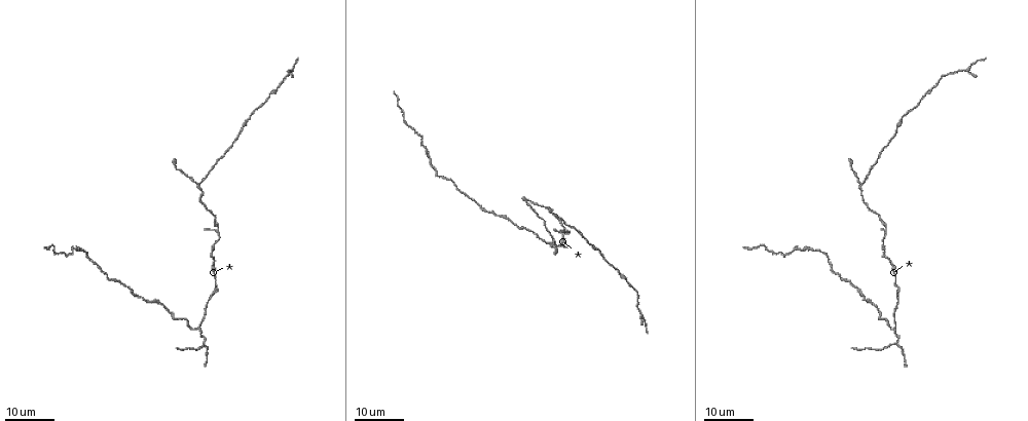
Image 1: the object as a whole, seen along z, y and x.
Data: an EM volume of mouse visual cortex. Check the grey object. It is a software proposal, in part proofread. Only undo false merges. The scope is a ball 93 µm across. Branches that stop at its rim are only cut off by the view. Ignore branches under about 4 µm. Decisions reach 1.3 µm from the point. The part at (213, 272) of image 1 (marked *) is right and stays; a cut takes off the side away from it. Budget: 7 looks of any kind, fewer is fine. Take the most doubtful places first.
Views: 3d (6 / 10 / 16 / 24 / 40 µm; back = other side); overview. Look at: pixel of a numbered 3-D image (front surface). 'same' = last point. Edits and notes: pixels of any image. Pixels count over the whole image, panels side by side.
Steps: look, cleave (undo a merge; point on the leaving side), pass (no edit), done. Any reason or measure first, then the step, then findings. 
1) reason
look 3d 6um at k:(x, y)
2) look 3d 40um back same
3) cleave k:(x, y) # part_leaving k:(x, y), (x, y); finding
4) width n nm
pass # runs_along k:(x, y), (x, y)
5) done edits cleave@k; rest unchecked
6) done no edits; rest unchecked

branch point
look 3d 24um at 1:(861, 183)

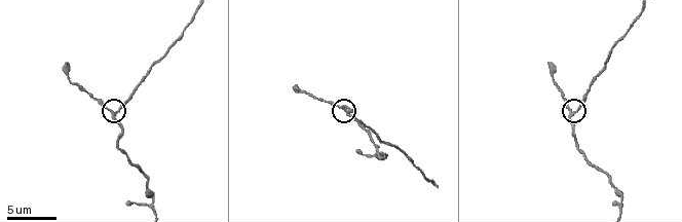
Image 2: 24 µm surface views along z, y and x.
zoom in
look 3d 6um at 2:(116, 114)

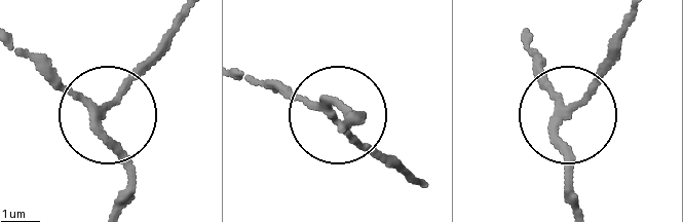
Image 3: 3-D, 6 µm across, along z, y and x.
look 3d 6um back at 3:(102, 109)

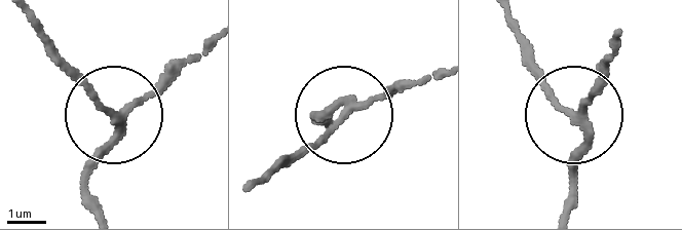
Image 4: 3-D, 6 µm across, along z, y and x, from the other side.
pass # runs_along 4:(96, 204), (92, 155), (184, 61); one cell here

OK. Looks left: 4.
branch point
look 3d 24um at 1:(896, 329)

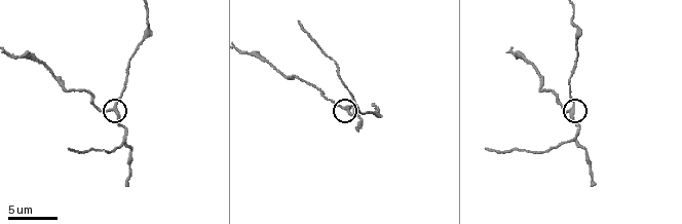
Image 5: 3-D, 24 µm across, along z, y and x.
look 3d 6um at 5:(344, 108)

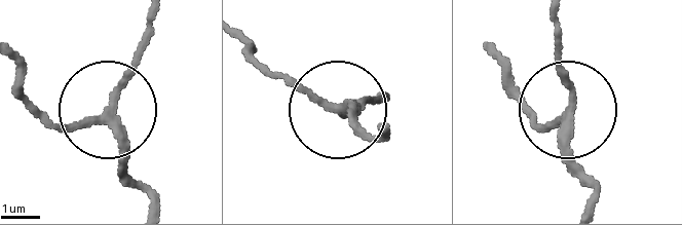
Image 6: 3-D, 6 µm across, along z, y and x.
side_arm 16 um; arms 3
pass # all the same cell

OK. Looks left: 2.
sudden change in width
look 3d 10um at 2:(150, 207)

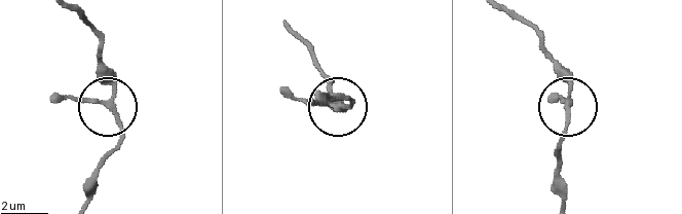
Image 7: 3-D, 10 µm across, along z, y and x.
look 3d 10um back at 7:(110, 103)

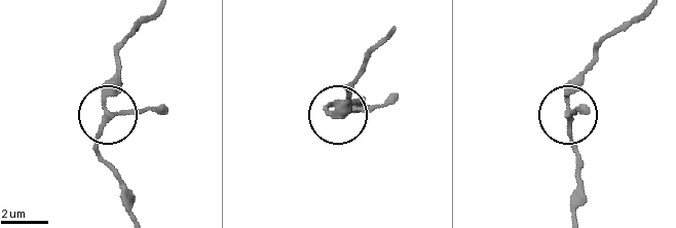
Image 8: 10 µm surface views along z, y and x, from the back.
pass # runs_along 8:(128, 212), (119, 177), (98, 147), (115, 67); continuous, no second cell

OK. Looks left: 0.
done no edits; rest unchecked

